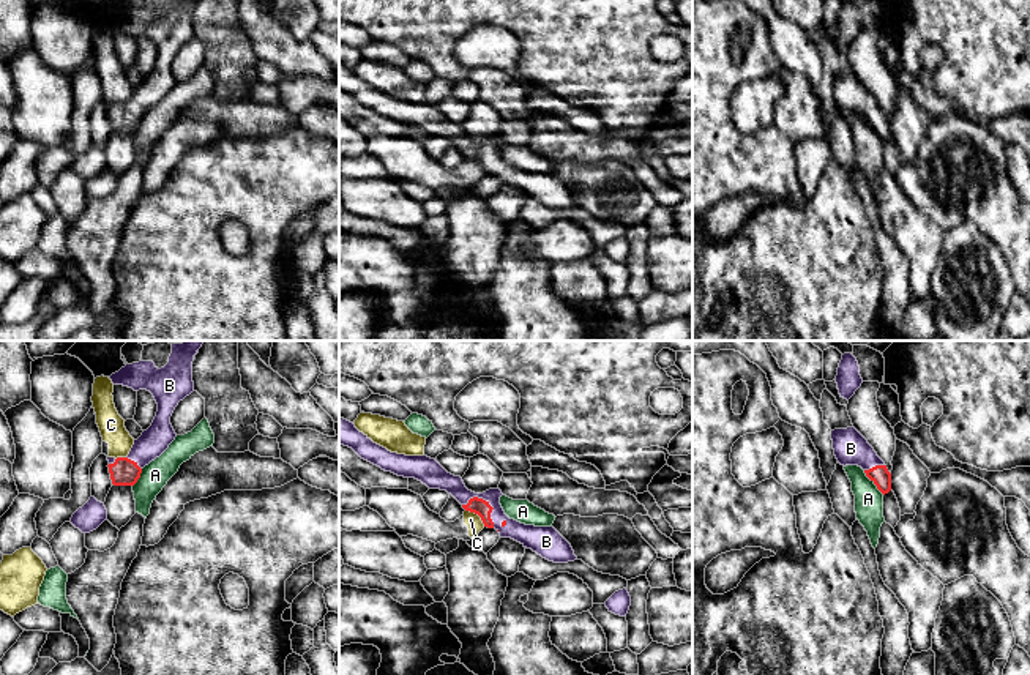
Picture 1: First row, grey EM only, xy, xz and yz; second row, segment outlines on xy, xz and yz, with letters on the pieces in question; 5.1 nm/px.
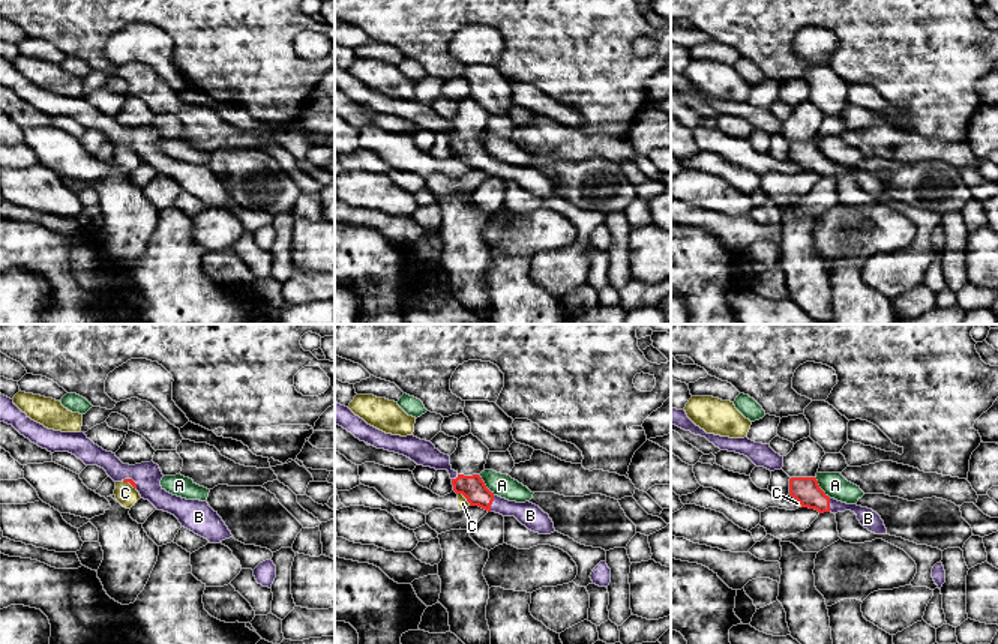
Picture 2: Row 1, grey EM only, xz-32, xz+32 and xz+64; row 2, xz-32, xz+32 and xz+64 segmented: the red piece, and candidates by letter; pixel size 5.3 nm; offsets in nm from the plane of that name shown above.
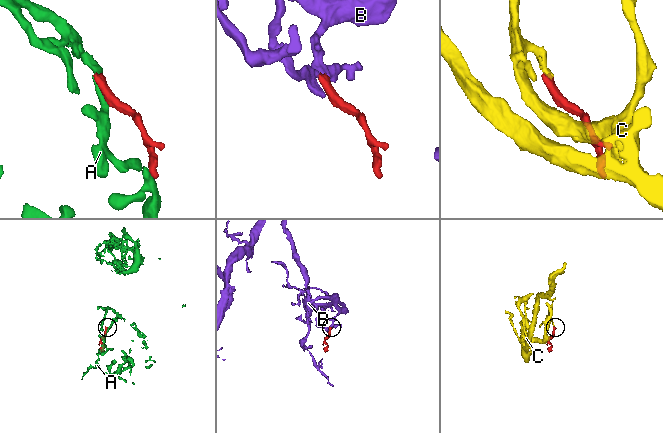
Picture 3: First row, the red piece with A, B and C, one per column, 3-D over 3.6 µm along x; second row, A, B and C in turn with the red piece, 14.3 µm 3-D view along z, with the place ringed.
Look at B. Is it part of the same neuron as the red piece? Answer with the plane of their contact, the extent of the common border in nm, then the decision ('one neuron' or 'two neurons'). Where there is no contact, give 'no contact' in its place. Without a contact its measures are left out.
contact in xz; length 200 nm; one neuron

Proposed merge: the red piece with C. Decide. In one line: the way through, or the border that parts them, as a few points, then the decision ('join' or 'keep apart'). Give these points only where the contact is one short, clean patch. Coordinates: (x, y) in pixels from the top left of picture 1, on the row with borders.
border xz (466, 510), (477, 514), (485, 525); keep apart

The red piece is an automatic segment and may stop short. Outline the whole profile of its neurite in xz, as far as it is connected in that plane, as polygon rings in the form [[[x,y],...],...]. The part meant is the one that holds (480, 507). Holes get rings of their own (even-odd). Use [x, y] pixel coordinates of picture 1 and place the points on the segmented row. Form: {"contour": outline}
{"contour": [[[339,416],[339,443],[352,448],[361,459],[397,476],[415,478],[429,489],[451,494],[465,511],[481,517],[484,527],[495,528],[500,538],[511,538],[554,563],[577,560],[571,544],[554,527],[525,525],[509,519],[502,505],[502,490],[489,489],[483,494],[468,490],[461,476],[448,473],[435,459],[427,456],[405,456],[391,453],[360,432],[353,423]]]}

